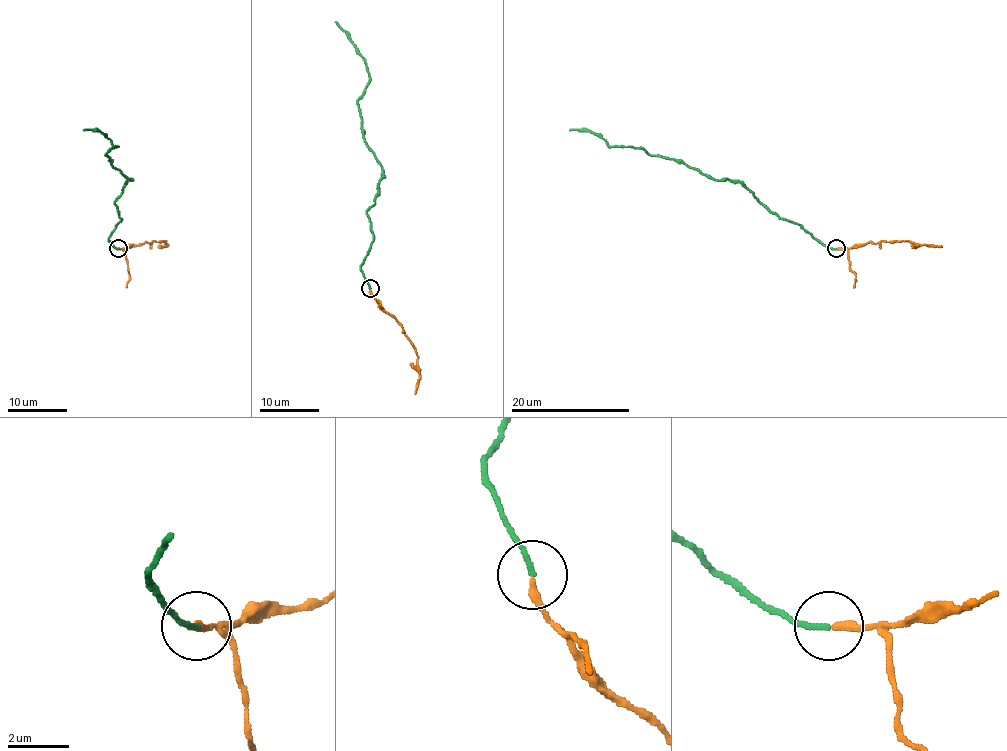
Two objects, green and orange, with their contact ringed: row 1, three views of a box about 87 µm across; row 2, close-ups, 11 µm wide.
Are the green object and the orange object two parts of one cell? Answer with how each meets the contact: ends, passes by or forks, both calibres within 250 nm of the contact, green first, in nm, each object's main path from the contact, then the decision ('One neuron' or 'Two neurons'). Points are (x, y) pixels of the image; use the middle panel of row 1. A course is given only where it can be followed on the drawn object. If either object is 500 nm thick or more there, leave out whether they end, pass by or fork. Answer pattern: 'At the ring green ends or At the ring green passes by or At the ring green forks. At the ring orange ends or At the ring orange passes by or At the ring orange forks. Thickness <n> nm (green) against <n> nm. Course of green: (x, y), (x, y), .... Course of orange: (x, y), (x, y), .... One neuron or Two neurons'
At the ring green ends. At the ring orange ends. Thickness 160 nm (green) against 260 nm. Course of green: (369, 288), (360, 265), (372, 241), (366, 211), (381, 167), (363, 137), (357, 107), (368, 67), (335, 21). Course of orange: (369, 288), (378, 303), (399, 323), (415, 351), (418, 382), (415, 394). Two neurons

